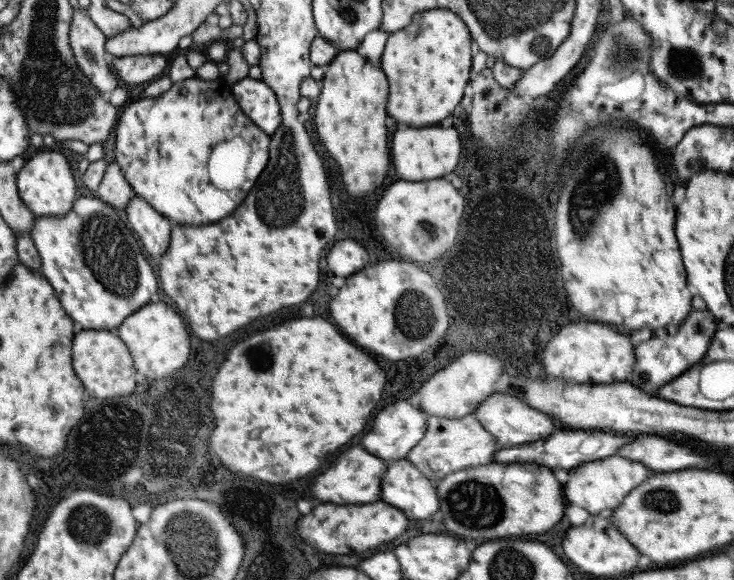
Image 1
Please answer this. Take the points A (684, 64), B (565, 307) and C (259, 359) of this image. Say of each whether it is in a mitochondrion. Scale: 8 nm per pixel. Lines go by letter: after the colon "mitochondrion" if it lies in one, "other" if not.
A: mitochondrion
B: other
C: other

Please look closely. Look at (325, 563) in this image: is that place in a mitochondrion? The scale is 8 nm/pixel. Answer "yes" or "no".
no

